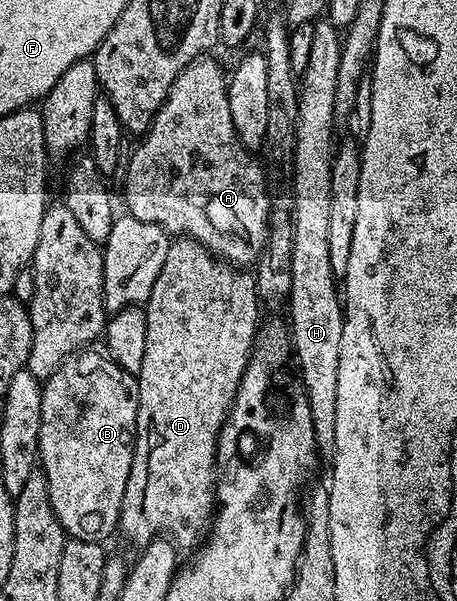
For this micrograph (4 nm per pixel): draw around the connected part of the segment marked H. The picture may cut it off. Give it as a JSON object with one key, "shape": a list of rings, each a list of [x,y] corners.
{"shape":[[[327,18],[317,19],[312,24],[312,33],[310,59],[306,61],[306,70],[298,80],[296,142],[291,151],[293,257],[290,258],[291,283],[286,307],[294,364],[296,360],[300,367],[300,384],[304,387],[302,396],[310,406],[316,446],[321,453],[331,454],[336,450],[334,413],[338,407],[338,346],[342,346],[344,310],[337,279],[330,270],[327,228],[330,218],[330,170],[334,155],[332,127],[338,124],[334,114],[334,93],[338,91],[342,36],[336,25]]]}

